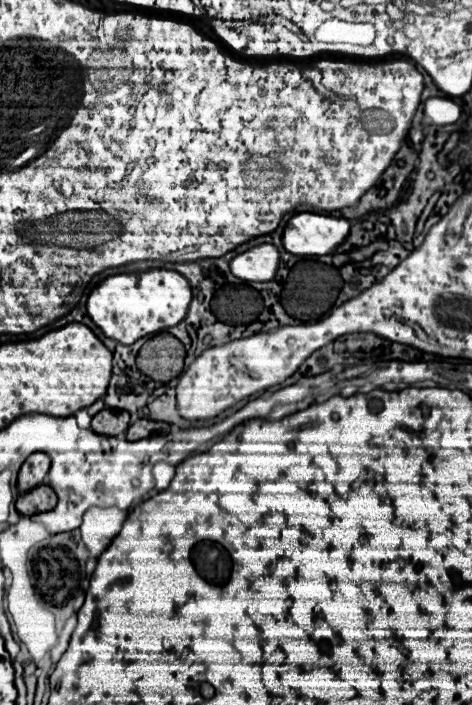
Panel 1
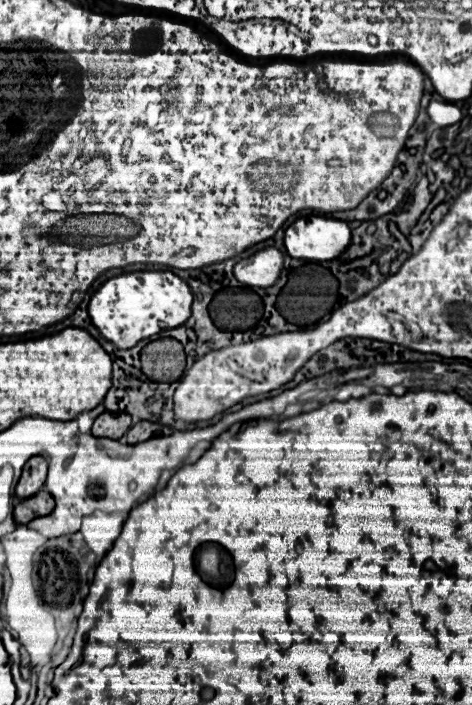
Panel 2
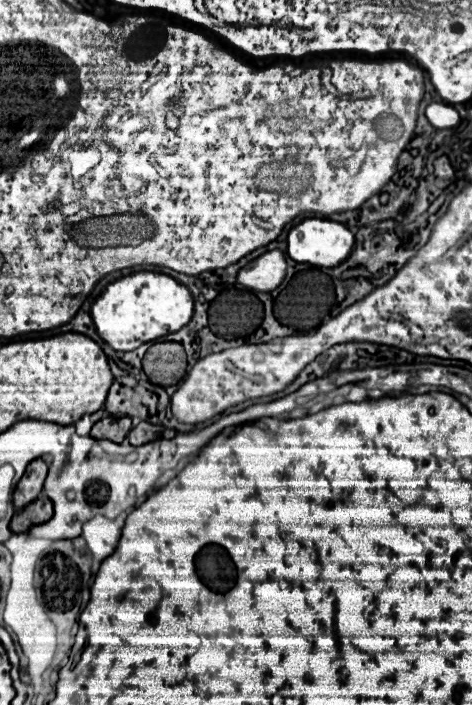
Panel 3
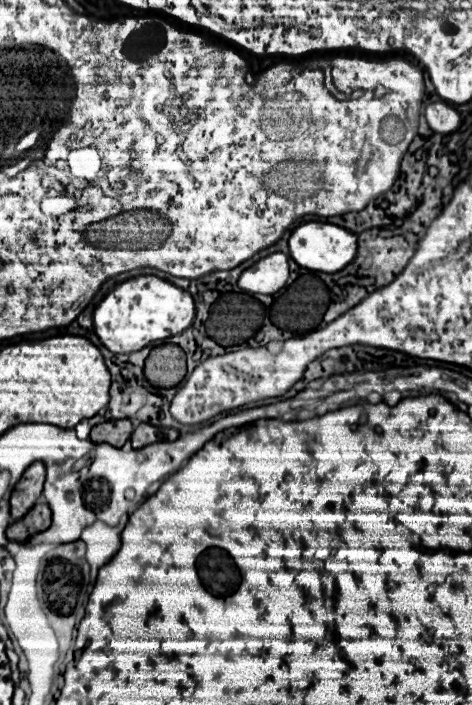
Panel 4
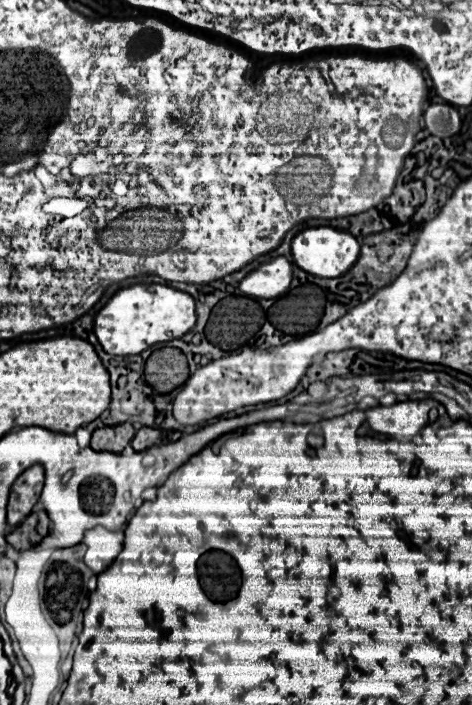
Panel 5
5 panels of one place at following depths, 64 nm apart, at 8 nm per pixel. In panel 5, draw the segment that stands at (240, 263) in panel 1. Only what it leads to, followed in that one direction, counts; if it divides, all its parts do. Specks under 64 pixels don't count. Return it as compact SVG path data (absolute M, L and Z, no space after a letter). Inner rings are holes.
M278 256L252 270L240 282L240 290L246 296L254 298L274 298L286 294L286 290L290 288L290 280L292 280L290 262L284 256Z

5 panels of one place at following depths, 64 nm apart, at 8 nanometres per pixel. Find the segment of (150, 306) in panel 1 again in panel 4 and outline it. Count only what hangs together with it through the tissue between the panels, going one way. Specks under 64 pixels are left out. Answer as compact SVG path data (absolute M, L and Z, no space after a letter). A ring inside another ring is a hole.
M136 276L114 286L94 310L94 330L102 344L114 354L136 352L150 342L184 332L194 320L194 300L190 292L158 276Z

